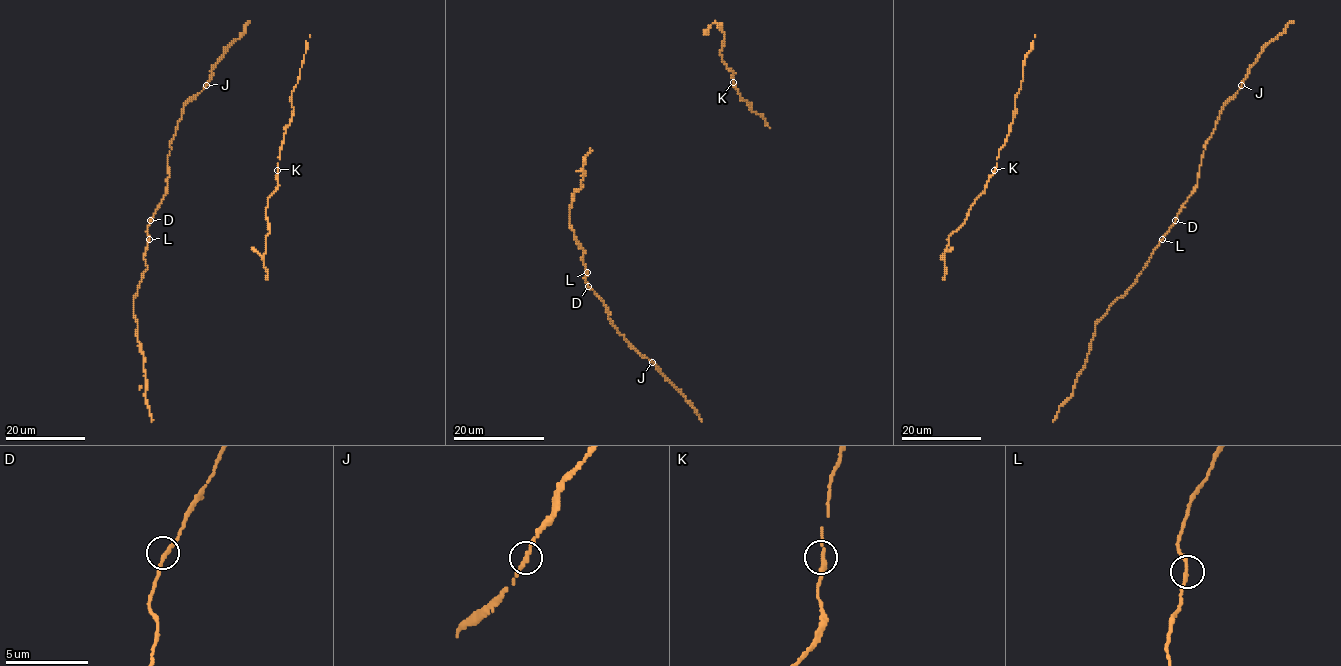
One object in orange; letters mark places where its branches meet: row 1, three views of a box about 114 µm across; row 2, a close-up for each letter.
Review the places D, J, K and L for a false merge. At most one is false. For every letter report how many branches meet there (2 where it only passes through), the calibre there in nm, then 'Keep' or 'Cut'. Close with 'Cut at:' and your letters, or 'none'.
D: Branches: 2. Thickness 280 nm. Keep
J: Branches: 2. Thickness 260 nm. Keep
K: Branches: 2. Thickness 240 nm. Keep
L: Branches: 2. Thickness 240 nm. Keep
Cut at: none

